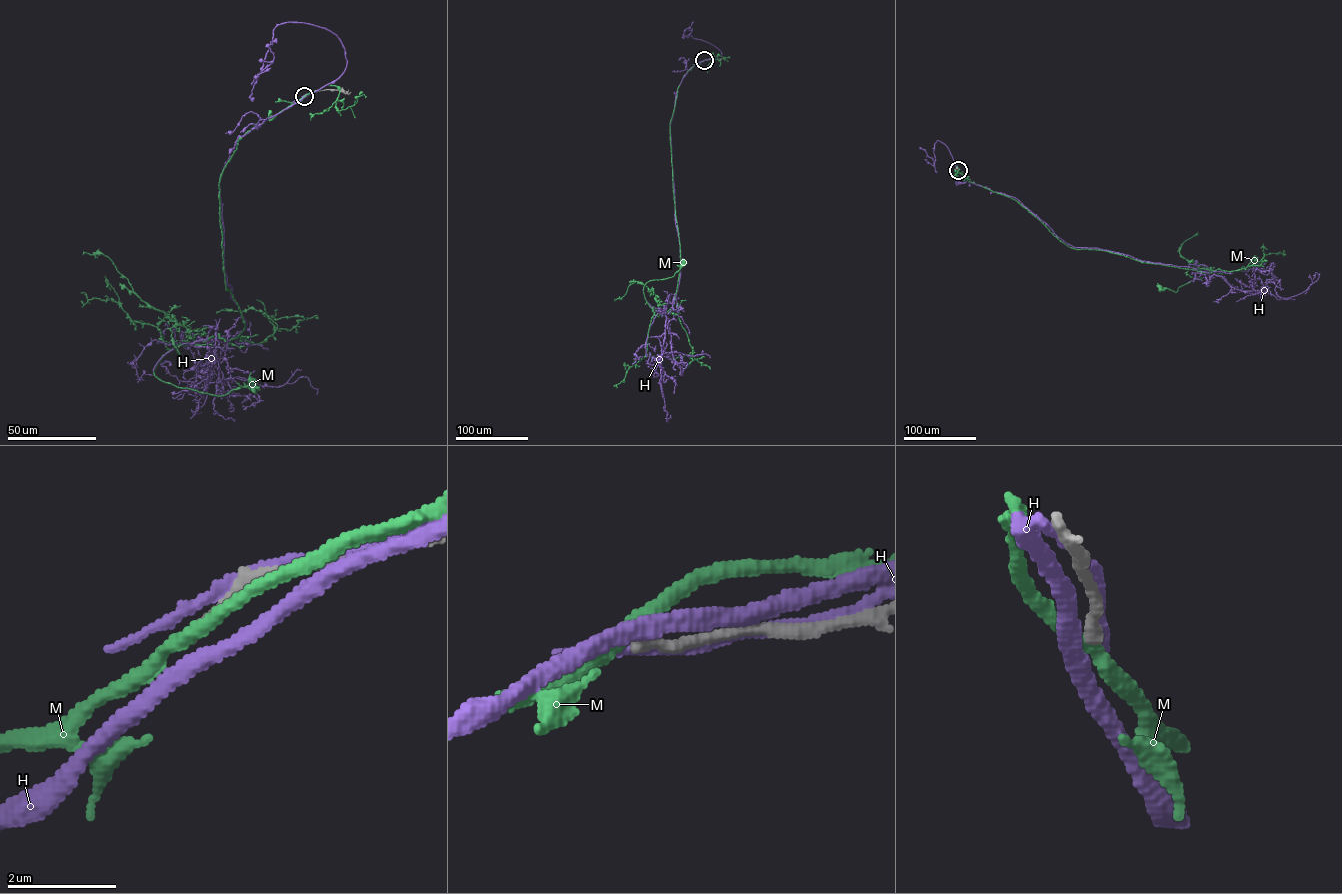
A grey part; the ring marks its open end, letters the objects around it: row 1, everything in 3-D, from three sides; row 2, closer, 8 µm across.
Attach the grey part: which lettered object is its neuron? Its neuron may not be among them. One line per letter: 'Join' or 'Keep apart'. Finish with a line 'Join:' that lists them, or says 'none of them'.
H: Keep apart
M: Keep apart
Join: none of them

